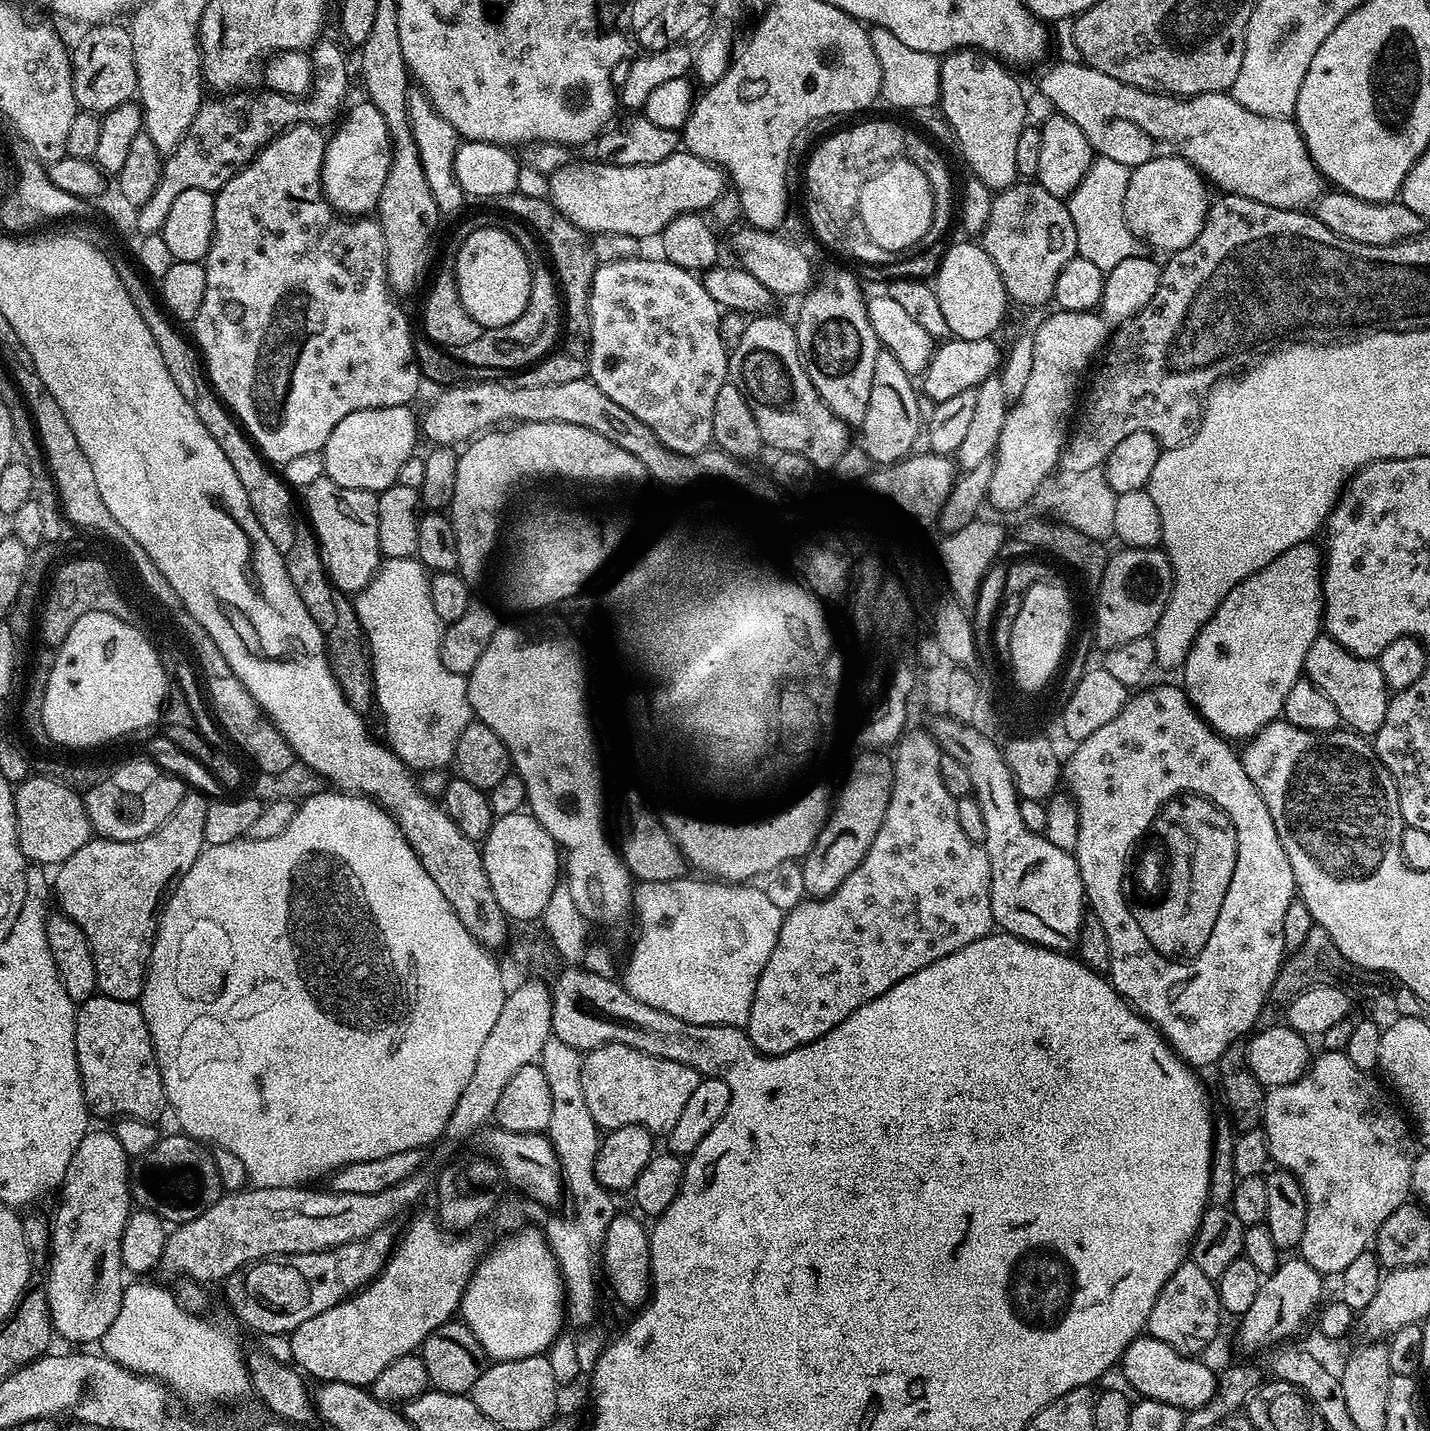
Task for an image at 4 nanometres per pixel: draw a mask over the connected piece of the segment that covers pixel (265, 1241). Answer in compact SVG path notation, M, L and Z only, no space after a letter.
M417 1174L398 1182L398 1186L390 1186L390 1190L382 1190L378 1194L338 1194L331 1190L315 1192L312 1186L294 1188L257 1188L230 1192L221 1195L210 1210L198 1214L185 1224L175 1225L169 1231L166 1250L158 1265L159 1271L168 1276L187 1278L208 1286L211 1280L227 1281L229 1276L237 1275L249 1264L257 1260L267 1260L270 1256L289 1256L290 1254L306 1254L307 1252L323 1252L326 1248L337 1248L355 1240L377 1232L380 1228L391 1225L391 1220L399 1212L404 1212L424 1191L429 1191L430 1180L424 1174Z

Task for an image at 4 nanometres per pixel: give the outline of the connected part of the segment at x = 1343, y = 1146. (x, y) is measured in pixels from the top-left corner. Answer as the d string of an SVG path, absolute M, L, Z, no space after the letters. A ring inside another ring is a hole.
M1324 1050L1321 1053L1321 1056L1319 1053L1309 1063L1308 1070L1302 1078L1298 1078L1292 1084L1281 1084L1273 1087L1265 1095L1262 1127L1268 1139L1268 1155L1271 1163L1285 1168L1287 1172L1294 1173L1300 1180L1306 1198L1306 1230L1302 1230L1302 1242L1298 1249L1299 1259L1305 1260L1310 1266L1314 1266L1314 1270L1318 1270L1321 1276L1336 1278L1346 1270L1346 1266L1350 1266L1350 1262L1354 1262L1354 1258L1358 1258L1358 1254L1369 1251L1370 1245L1375 1241L1376 1231L1380 1229L1382 1222L1386 1222L1386 1218L1390 1218L1390 1214L1394 1214L1394 1210L1398 1210L1398 1206L1402 1206L1409 1199L1412 1192L1412 1161L1414 1157L1412 1140L1414 1144L1414 1136L1410 1131L1410 1124L1405 1113L1403 1111L1400 1113L1392 1105L1393 1097L1390 1095L1389 1089L1383 1083L1380 1085L1375 1080L1375 1075L1358 1070L1358 1066L1354 1066L1354 1062L1350 1062L1347 1051L1329 1052Z

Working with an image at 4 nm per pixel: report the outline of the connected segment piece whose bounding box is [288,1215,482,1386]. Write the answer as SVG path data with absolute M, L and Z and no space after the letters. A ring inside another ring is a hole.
M435 1215L414 1217L374 1280L359 1292L338 1302L338 1306L330 1306L330 1310L322 1310L322 1314L306 1318L306 1322L293 1330L288 1340L292 1351L291 1363L301 1373L309 1377L312 1375L316 1382L329 1380L372 1385L374 1378L378 1378L378 1374L382 1374L390 1362L413 1355L439 1324L447 1324L459 1313L460 1300L468 1288L472 1271L481 1259L480 1244L472 1234L448 1231Z

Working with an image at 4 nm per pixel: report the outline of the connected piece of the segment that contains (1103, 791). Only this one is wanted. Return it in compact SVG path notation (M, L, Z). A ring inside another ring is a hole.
M1160 684L1157 688L1147 688L1140 690L1145 692L1137 691L1126 702L1114 722L1108 722L1102 730L1096 730L1090 738L1073 747L1076 749L1072 752L1072 761L1069 764L1067 761L1066 776L1072 779L1070 795L1078 806L1078 846L1074 855L1082 874L1087 907L1091 915L1102 922L1102 930L1106 930L1106 942L1110 946L1108 972L1116 992L1163 1034L1184 1063L1203 1070L1207 1064L1215 1065L1227 1048L1257 1027L1260 1011L1269 1003L1268 991L1275 986L1280 963L1286 957L1282 922L1286 919L1286 910L1290 910L1298 896L1296 879L1294 870L1290 870L1290 858L1286 858L1286 850L1282 850L1282 838L1278 838L1278 830L1274 830L1274 818L1270 818L1270 810L1266 810L1258 786L1250 782L1250 774L1246 774L1240 761L1240 752L1232 749L1235 747L1204 721L1183 687ZM1185 794L1204 796L1230 818L1238 838L1238 858L1210 942L1206 942L1195 960L1177 962L1154 950L1146 934L1142 934L1133 905L1128 905L1124 897L1124 871L1136 843L1150 832L1164 805Z

